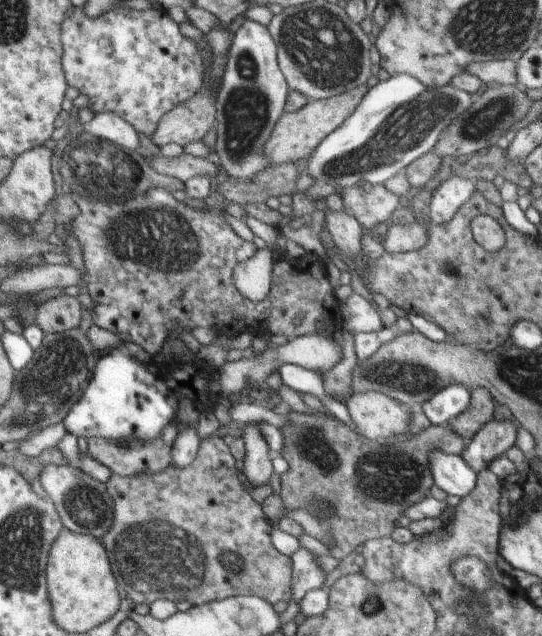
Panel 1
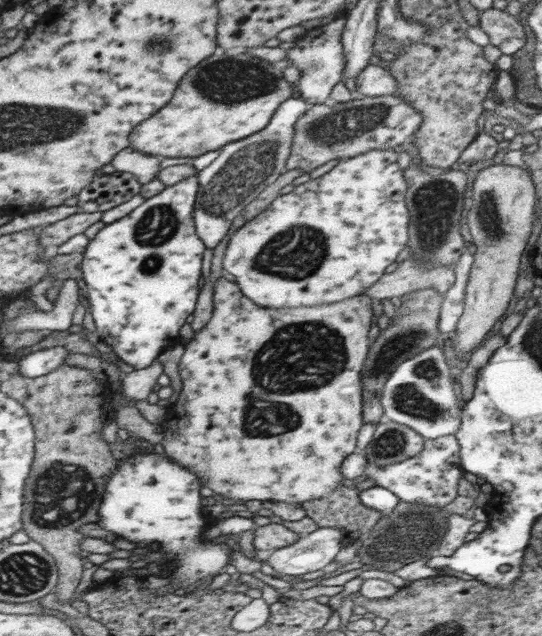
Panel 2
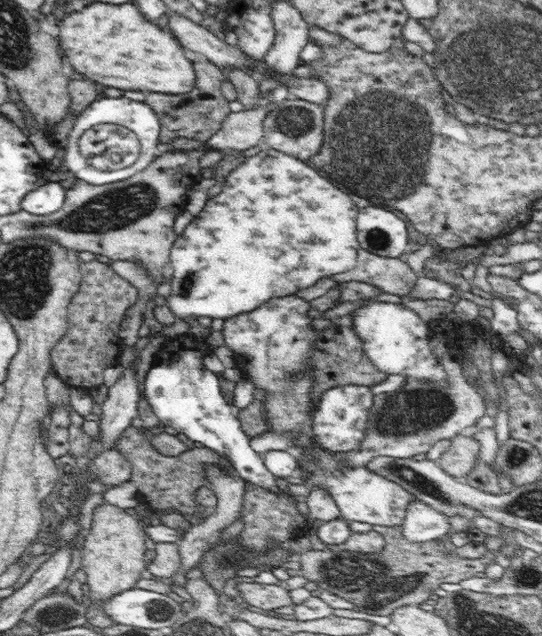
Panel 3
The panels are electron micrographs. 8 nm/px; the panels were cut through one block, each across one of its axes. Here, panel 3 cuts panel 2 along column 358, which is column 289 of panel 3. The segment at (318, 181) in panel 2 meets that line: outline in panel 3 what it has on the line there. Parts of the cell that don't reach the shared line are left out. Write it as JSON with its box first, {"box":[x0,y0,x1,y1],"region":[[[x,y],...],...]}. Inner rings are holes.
{"box":[165,142,361,320],"region":[[[263,142],[260,152],[257,155],[246,157],[243,163],[240,163],[222,180],[222,184],[222,192],[208,200],[204,210],[190,222],[184,233],[178,236],[174,245],[172,245],[169,260],[173,269],[173,277],[170,282],[171,290],[165,304],[177,319],[185,320],[188,317],[209,316],[212,319],[223,318],[226,320],[238,316],[238,314],[250,312],[271,298],[294,295],[297,290],[312,286],[315,282],[320,281],[322,277],[330,276],[331,278],[334,274],[347,272],[356,266],[358,249],[361,247],[357,240],[357,218],[360,209],[351,200],[349,194],[340,192],[331,180],[322,177],[318,171],[312,169],[304,161],[275,148],[268,147]]]}

